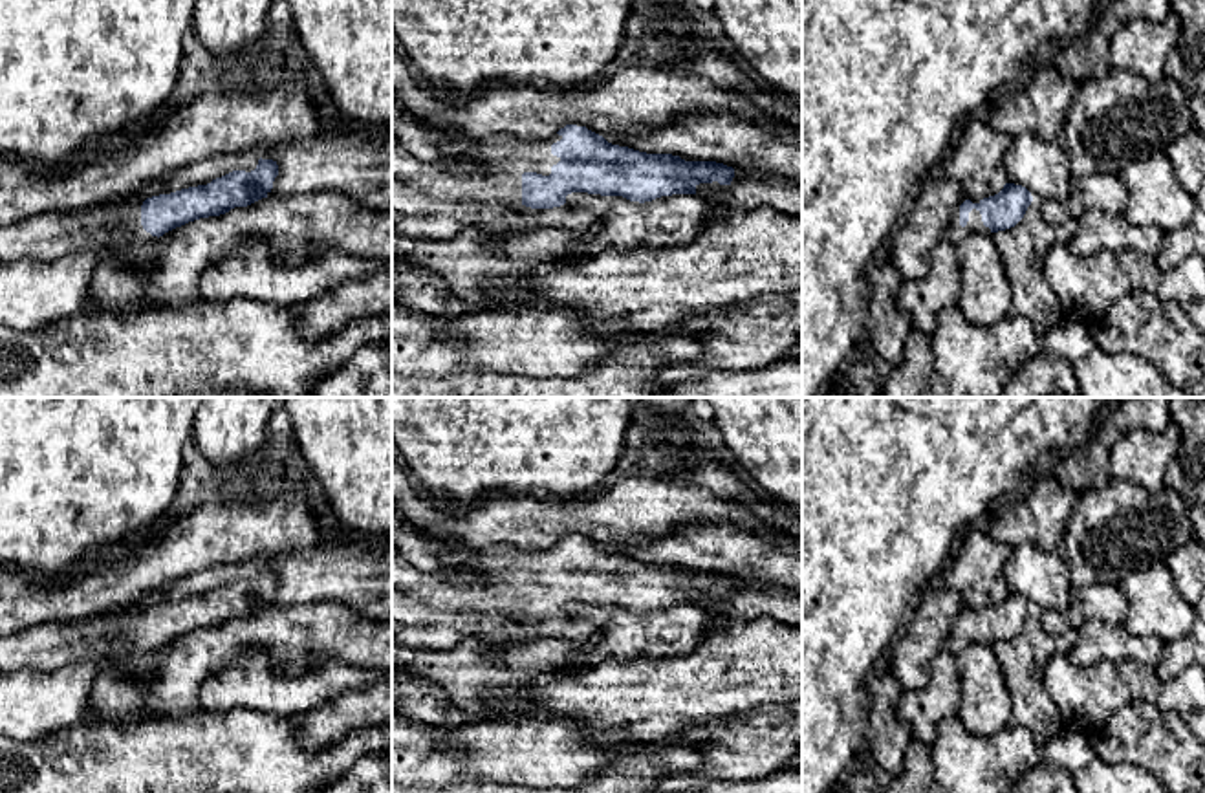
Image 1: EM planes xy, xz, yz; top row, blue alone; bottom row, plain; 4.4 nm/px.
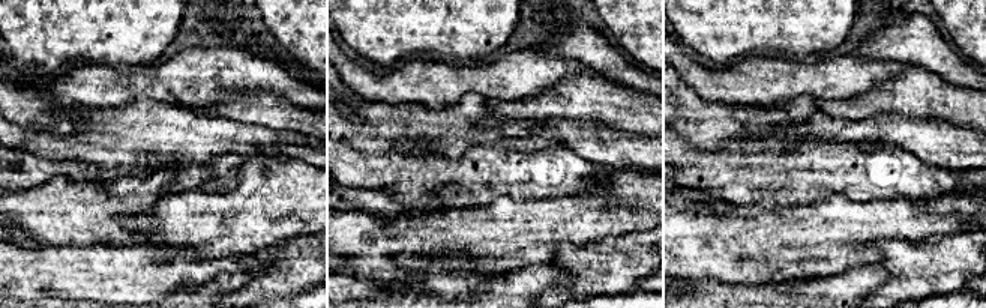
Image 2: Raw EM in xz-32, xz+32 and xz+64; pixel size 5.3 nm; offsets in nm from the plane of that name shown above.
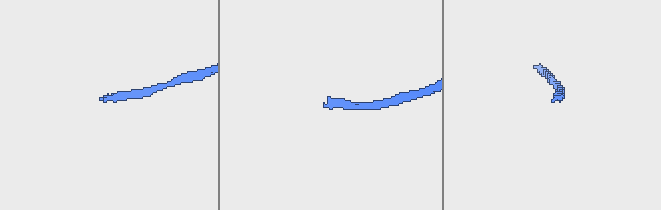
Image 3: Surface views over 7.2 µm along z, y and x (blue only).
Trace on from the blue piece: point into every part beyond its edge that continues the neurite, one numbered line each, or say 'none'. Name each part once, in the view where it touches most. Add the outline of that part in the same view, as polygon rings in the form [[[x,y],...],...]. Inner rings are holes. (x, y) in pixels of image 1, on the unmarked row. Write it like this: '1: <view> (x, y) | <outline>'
1: xz (489, 579) | [[[392,540],[392,588],[408,593],[421,603],[451,612],[487,612],[520,617],[522,584],[537,582],[549,586],[551,577],[560,571],[560,568],[551,564],[551,555],[560,549],[562,546],[559,544],[537,551],[522,551],[505,544],[482,549],[456,544],[443,551],[443,570],[438,573],[427,573],[407,562]]]

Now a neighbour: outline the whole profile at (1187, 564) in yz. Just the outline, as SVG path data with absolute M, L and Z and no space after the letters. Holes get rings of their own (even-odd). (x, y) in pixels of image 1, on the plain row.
M1192 537L1192 540L1167 559L1167 566L1174 577L1178 593L1196 606L1205 592L1205 544Z

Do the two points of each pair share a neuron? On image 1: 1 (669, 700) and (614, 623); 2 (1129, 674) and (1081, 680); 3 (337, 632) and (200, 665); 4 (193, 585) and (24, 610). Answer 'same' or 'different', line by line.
1: different
2: different
3: same
4: different

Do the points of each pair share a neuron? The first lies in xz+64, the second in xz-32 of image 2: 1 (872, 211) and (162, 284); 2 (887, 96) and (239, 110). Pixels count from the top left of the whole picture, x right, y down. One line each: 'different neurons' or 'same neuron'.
1: different neurons
2: same neuron

